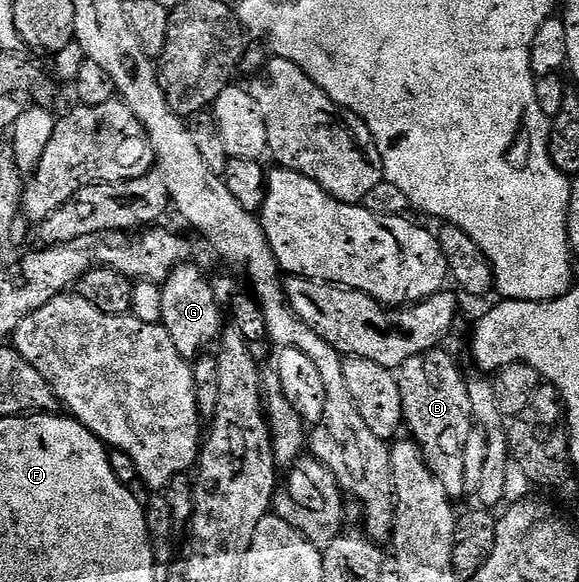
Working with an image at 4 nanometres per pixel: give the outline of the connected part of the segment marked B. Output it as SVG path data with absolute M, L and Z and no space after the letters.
M435 348L424 352L420 356L412 356L412 360L408 360L402 366L398 367L396 371L396 377L398 379L398 387L400 388L400 400L402 401L402 416L404 419L405 429L410 429L409 437L413 441L418 443L419 449L422 450L422 459L426 461L426 466L436 476L436 480L440 480L440 484L444 484L444 492L451 500L458 500L461 494L467 493L466 481L464 480L464 448L466 447L466 441L468 436L472 433L472 417L470 413L469 404L469 388L467 386L467 379L462 378L462 374L458 371L458 366L454 363L454 358L450 354L445 354L445 349Z

